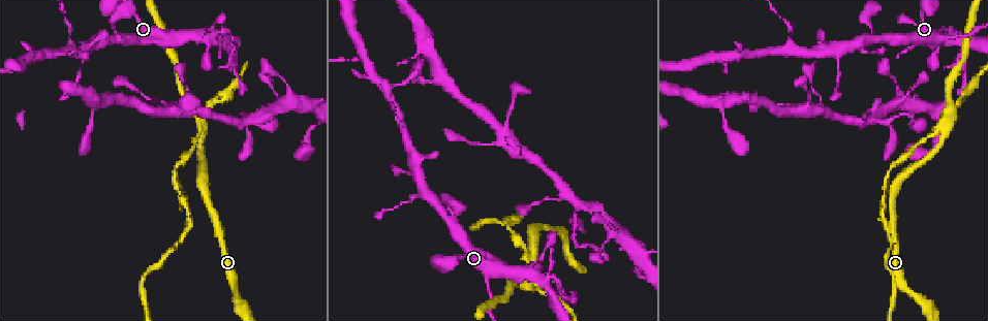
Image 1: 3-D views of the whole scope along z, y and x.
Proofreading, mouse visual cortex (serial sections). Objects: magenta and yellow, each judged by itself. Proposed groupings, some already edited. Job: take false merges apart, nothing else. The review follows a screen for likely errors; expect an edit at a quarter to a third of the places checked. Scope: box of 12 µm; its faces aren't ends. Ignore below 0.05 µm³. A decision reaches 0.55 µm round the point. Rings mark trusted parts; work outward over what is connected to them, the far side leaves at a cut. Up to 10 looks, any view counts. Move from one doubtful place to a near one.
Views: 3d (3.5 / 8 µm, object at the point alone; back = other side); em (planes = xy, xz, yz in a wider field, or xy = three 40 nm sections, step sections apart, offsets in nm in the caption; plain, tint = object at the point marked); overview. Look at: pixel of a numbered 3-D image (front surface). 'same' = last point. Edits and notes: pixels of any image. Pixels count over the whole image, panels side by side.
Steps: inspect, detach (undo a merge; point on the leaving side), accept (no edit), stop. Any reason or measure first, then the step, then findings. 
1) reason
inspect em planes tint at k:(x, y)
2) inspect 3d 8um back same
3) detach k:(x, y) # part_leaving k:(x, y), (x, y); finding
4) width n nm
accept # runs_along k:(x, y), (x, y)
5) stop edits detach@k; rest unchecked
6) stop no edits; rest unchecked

inspect em xy step 2 tint at 1:(946, 38)

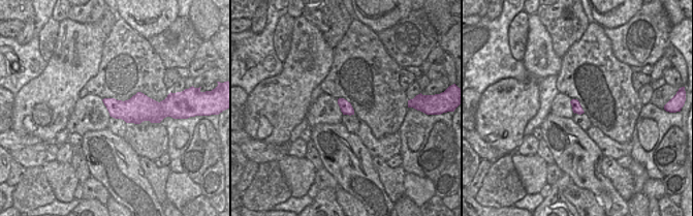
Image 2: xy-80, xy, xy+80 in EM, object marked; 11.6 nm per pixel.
inspect 3d 3.5um same

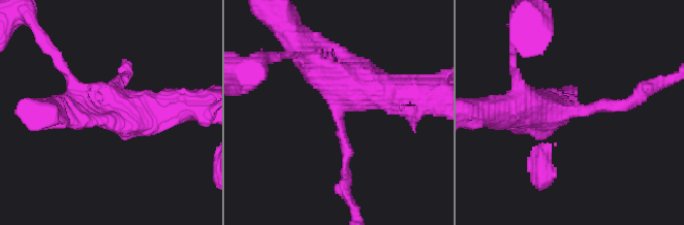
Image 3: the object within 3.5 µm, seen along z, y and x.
arms 3
accept # runs_along 3:(323, 73), (346, 177); all the same cell

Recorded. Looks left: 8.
two arms in line, one across
inspect 3d 8um at 1:(121, 38)

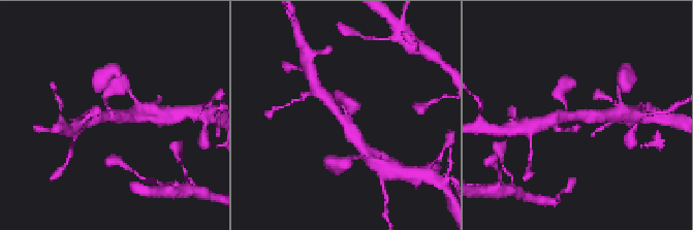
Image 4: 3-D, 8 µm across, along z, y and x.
arms 3; arm_widths 150, 350, 450 nm
inspect em xy step 5 tint at 4:(113, 116)

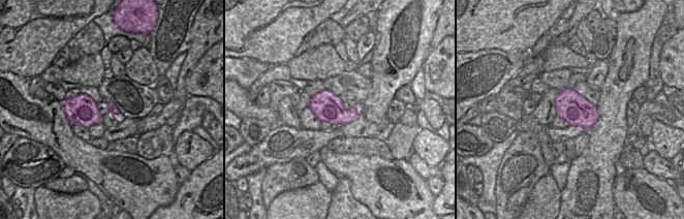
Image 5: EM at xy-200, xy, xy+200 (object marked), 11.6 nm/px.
width 340 nm
accept # runs_along 4:(359, 143), (325, 96); one cell here

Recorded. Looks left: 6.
calibre changes
inspect 3d 3.5um at 1:(72, 26)

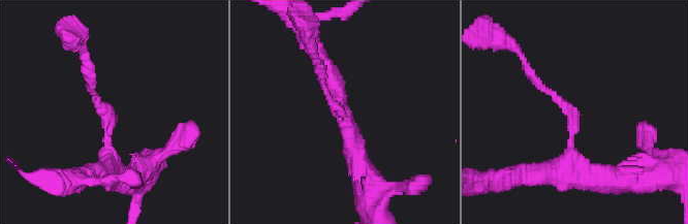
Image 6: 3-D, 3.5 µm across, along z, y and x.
arm_widths 150, 300 nm; need the tissue
inspect em xy step 5 plain at 6:(337, 110)

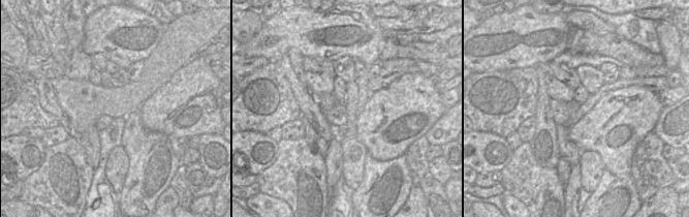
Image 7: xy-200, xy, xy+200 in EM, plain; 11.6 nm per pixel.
with the object marked
inspect em xy step 5 tint same

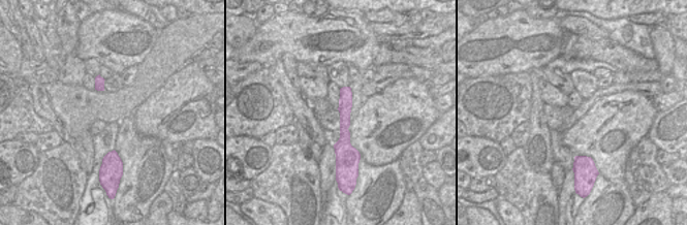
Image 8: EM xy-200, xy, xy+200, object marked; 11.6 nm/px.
accept # runs_along 6:(584, 174), (570, 156), (570, 112), (526, 64); all the same cell

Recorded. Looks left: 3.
thick turns thin
inspect 3d 3.5um at 1:(224, 32)

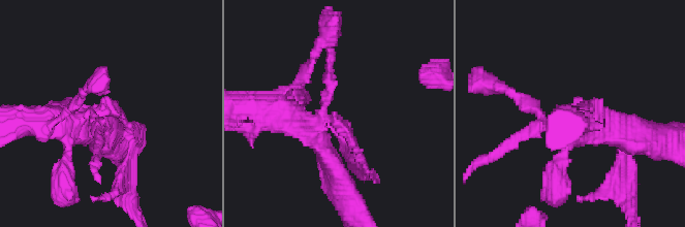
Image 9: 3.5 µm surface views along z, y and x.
inspect em xy step 1 tint at 9:(338, 123)

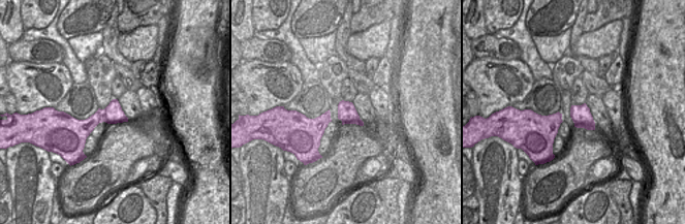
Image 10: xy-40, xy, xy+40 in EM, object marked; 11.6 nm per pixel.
inspect em xy step 5 tint same

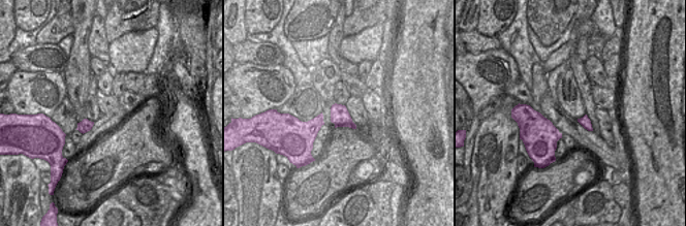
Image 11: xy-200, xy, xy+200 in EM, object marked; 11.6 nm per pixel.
detach 9:(351, 151) # a second cell is stuck on

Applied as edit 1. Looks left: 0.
stop edits detach@9; rest unchecked

